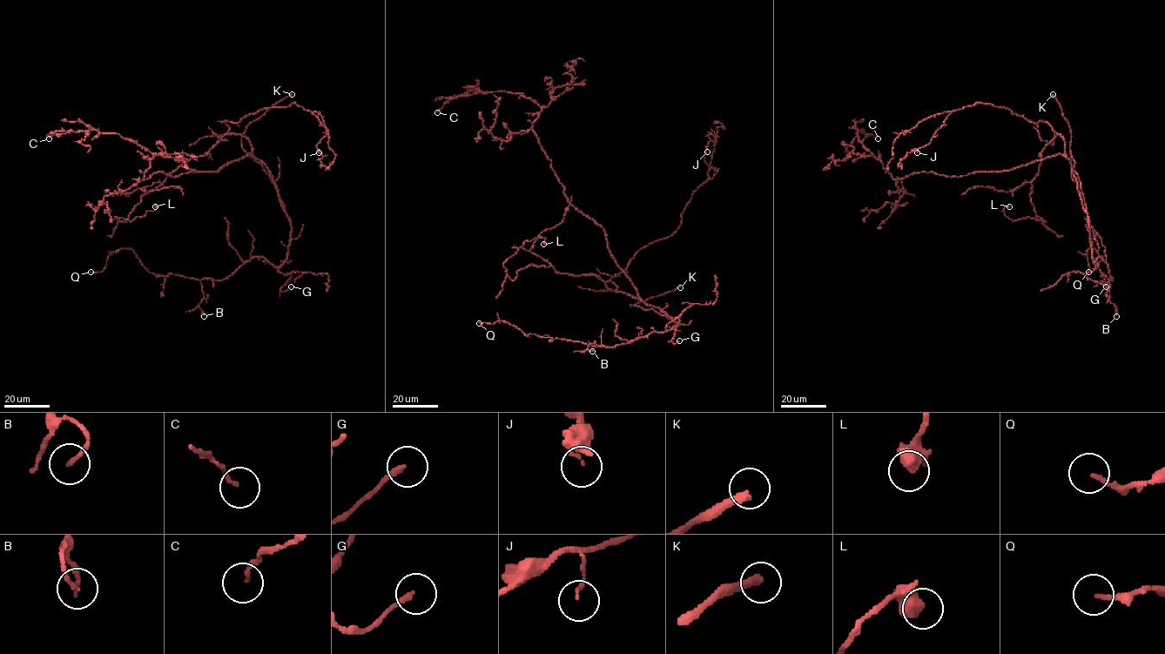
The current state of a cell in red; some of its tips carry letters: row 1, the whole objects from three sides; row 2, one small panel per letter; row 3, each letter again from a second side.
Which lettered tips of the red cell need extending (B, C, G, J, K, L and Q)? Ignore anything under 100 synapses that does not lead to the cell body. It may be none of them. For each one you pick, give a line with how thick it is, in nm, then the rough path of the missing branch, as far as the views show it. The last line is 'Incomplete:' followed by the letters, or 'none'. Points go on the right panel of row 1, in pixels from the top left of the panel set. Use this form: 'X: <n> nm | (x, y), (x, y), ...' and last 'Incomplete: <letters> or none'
K: 320 nm
Incomplete: K

